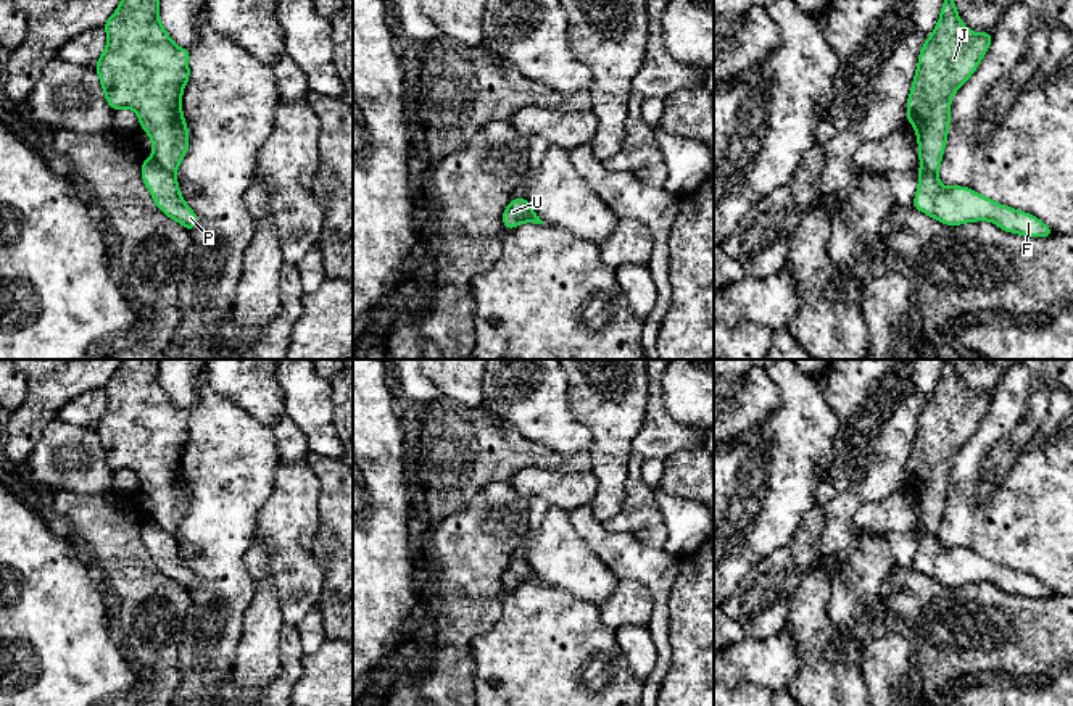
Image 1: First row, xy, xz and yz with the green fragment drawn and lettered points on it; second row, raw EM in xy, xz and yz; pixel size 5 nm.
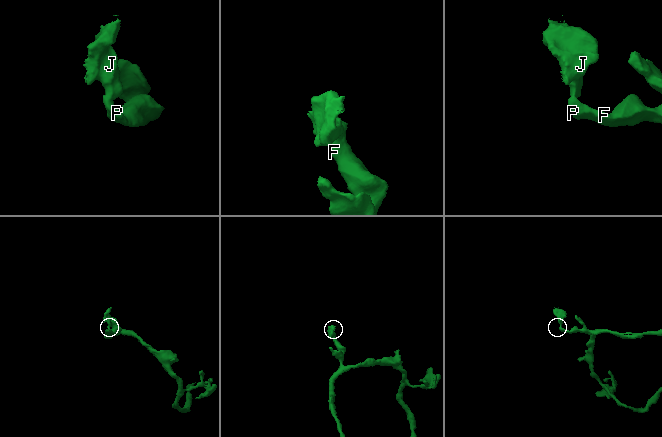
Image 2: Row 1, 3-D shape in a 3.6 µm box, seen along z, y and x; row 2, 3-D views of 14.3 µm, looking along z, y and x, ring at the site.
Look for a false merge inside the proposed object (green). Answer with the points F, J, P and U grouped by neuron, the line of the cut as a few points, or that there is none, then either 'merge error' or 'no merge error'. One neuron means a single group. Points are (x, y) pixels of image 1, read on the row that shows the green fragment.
F P U / J; cut in xy along (152, 157), (173, 174); merge error

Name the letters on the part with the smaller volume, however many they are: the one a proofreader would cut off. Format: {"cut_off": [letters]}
{"cut_off": ["J"]}

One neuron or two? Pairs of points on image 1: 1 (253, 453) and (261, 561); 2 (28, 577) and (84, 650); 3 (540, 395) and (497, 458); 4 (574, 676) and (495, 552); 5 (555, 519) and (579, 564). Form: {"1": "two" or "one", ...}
{"1": "two", "2": "one", "3": "two", "4": "two", "5": "one"}

